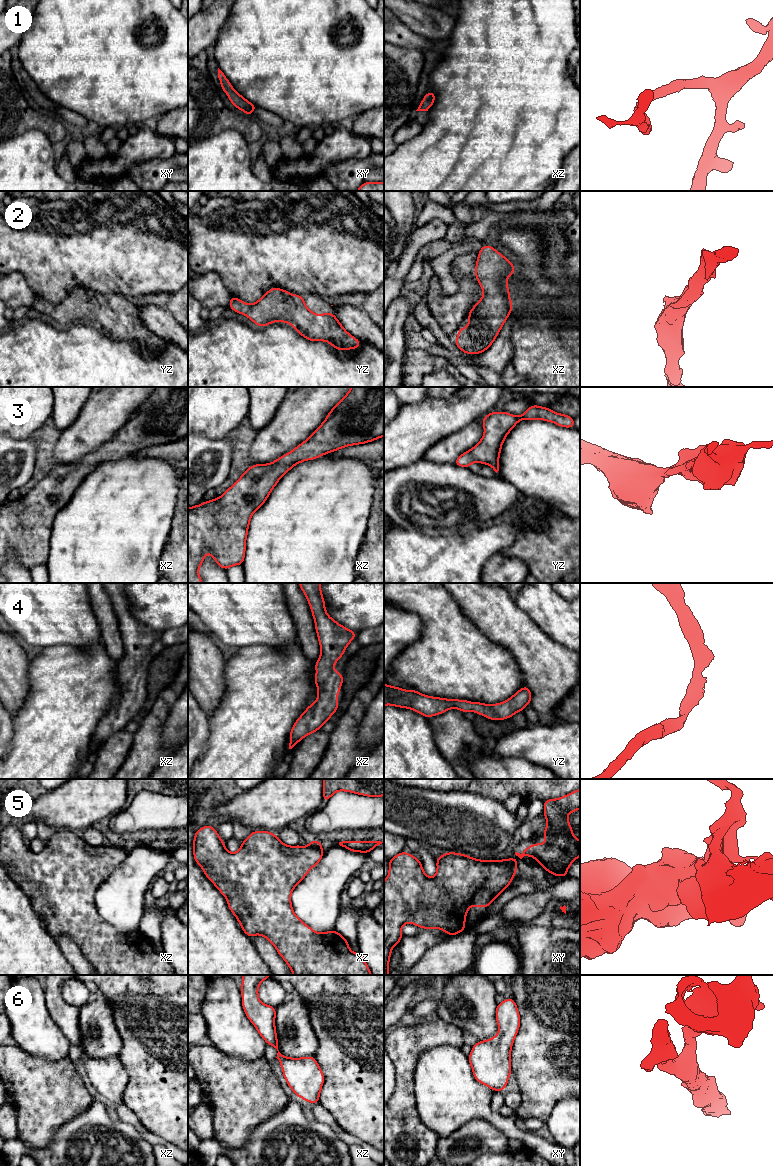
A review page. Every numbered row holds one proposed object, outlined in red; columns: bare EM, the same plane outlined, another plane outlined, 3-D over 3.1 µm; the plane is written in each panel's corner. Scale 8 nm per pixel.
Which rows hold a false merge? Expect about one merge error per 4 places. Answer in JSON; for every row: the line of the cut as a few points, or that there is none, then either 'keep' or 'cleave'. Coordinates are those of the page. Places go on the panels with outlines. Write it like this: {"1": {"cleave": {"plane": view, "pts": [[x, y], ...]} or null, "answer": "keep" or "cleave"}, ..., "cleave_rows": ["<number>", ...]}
{"1": {"cleave": null, "answer": "keep"}, "2": {"cleave": null, "answer": "keep"}, "3": {"cleave": null, "answer": "keep"}, "4": {"cleave": null, "answer": "keep"}, "5": {"cleave": {"plane": "xz", "pts": [[309, 845], [320, 848]]}, "answer": "cleave"}, "6": {"cleave": null, "answer": "keep"}, "cleave_rows": ["5"]}

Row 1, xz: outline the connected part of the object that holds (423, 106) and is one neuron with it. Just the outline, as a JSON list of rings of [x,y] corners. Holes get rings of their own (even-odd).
[[[429,91],[423,97],[423,101],[420,103],[416,111],[428,111],[428,109],[433,106],[435,98],[436,98],[436,94],[434,92]]]

